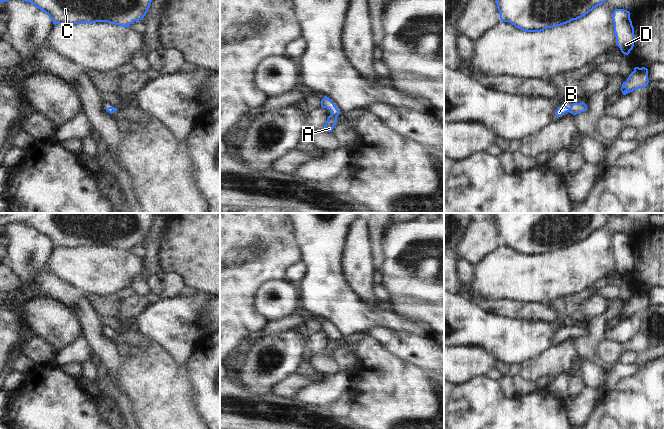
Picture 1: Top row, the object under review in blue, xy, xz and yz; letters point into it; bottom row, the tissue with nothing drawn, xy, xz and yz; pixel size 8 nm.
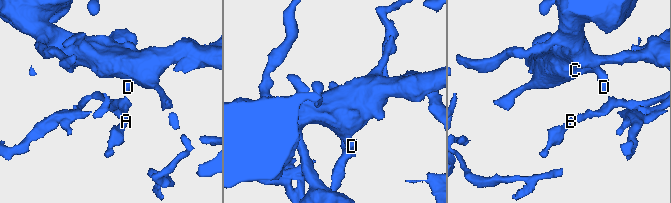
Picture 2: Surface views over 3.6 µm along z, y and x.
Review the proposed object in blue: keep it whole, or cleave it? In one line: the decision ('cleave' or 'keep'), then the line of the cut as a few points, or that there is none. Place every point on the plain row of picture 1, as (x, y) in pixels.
keep; cut none

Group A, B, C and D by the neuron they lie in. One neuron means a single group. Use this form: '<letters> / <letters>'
A B C D

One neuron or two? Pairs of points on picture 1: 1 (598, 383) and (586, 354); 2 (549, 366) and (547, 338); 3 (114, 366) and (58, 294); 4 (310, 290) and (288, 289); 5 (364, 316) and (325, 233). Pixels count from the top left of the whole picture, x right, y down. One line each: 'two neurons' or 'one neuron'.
1: two neurons
2: two neurons
3: one neuron
4: two neurons
5: one neuron

